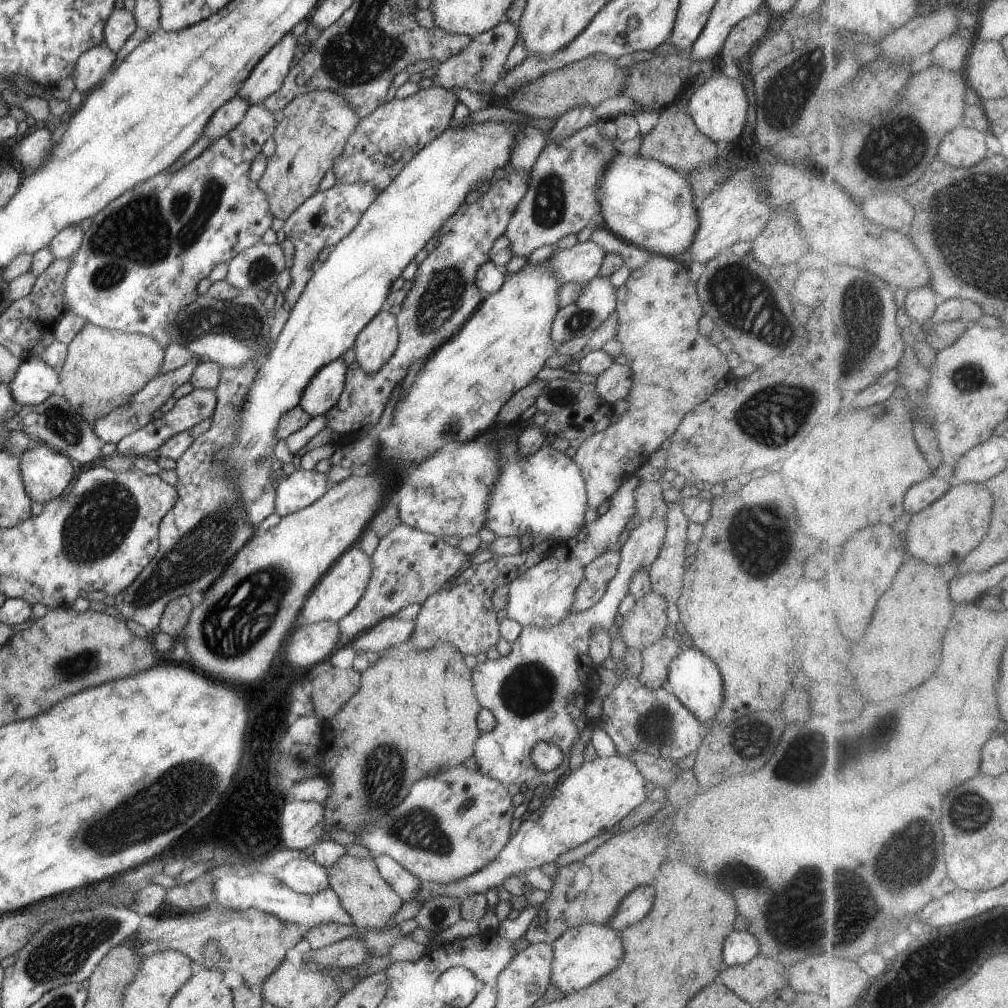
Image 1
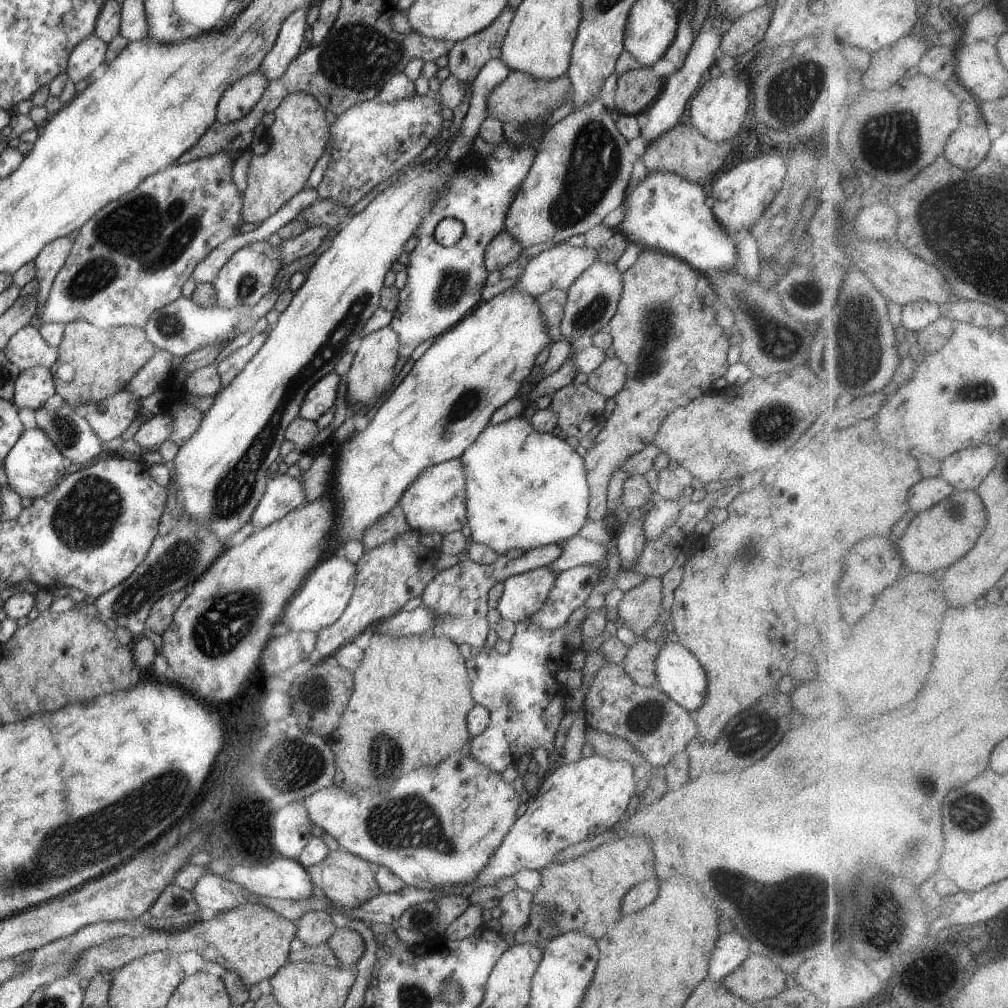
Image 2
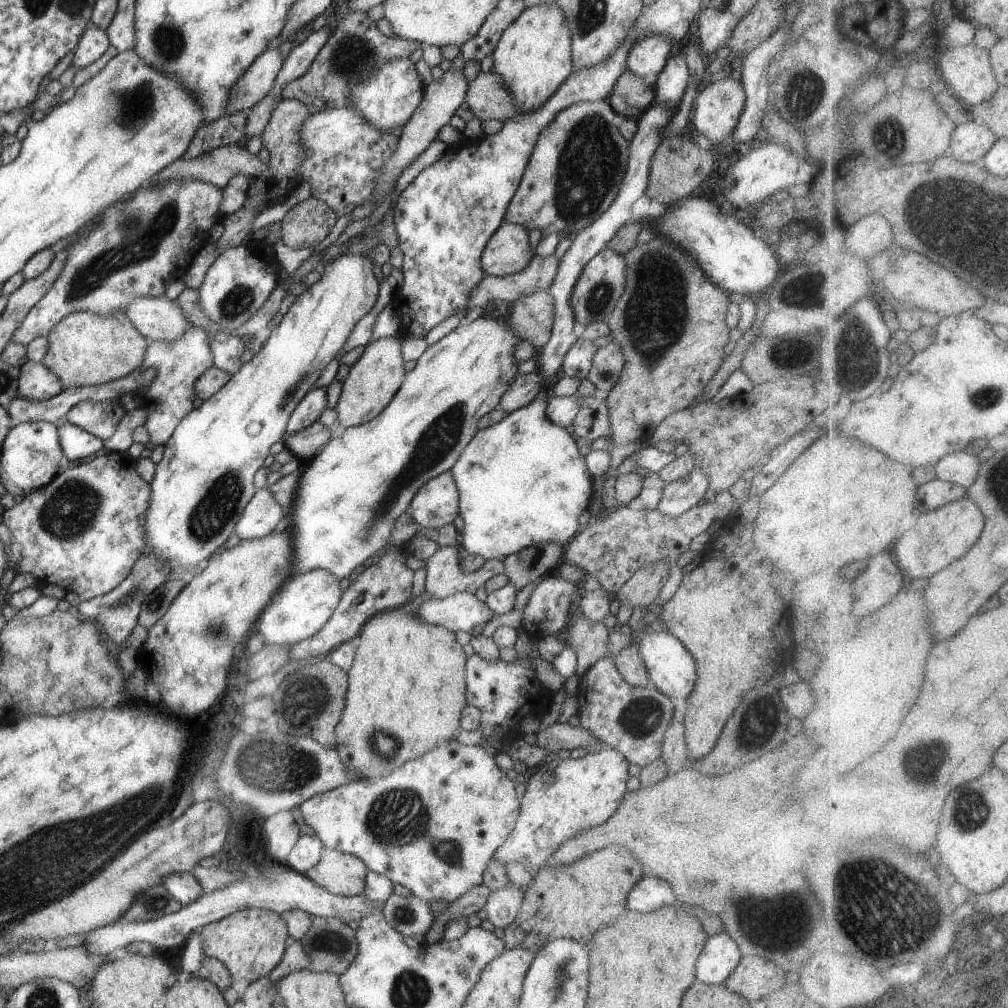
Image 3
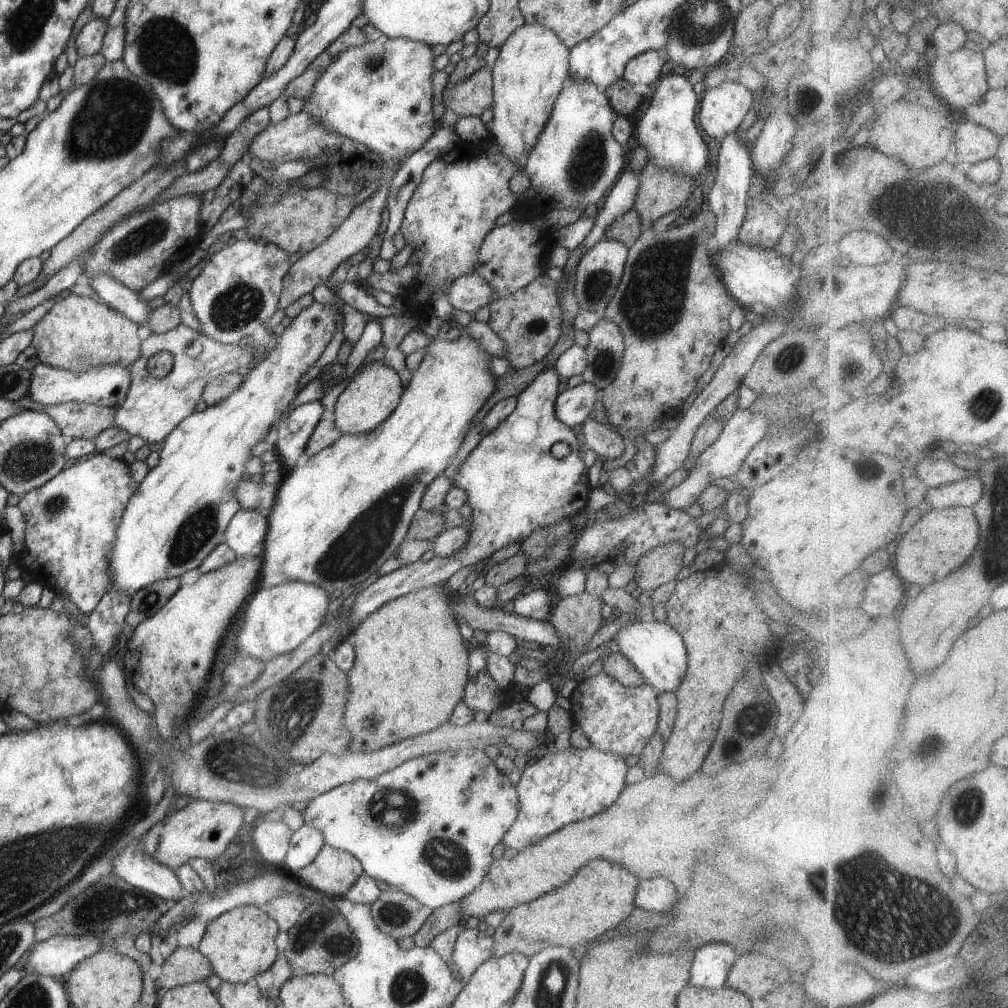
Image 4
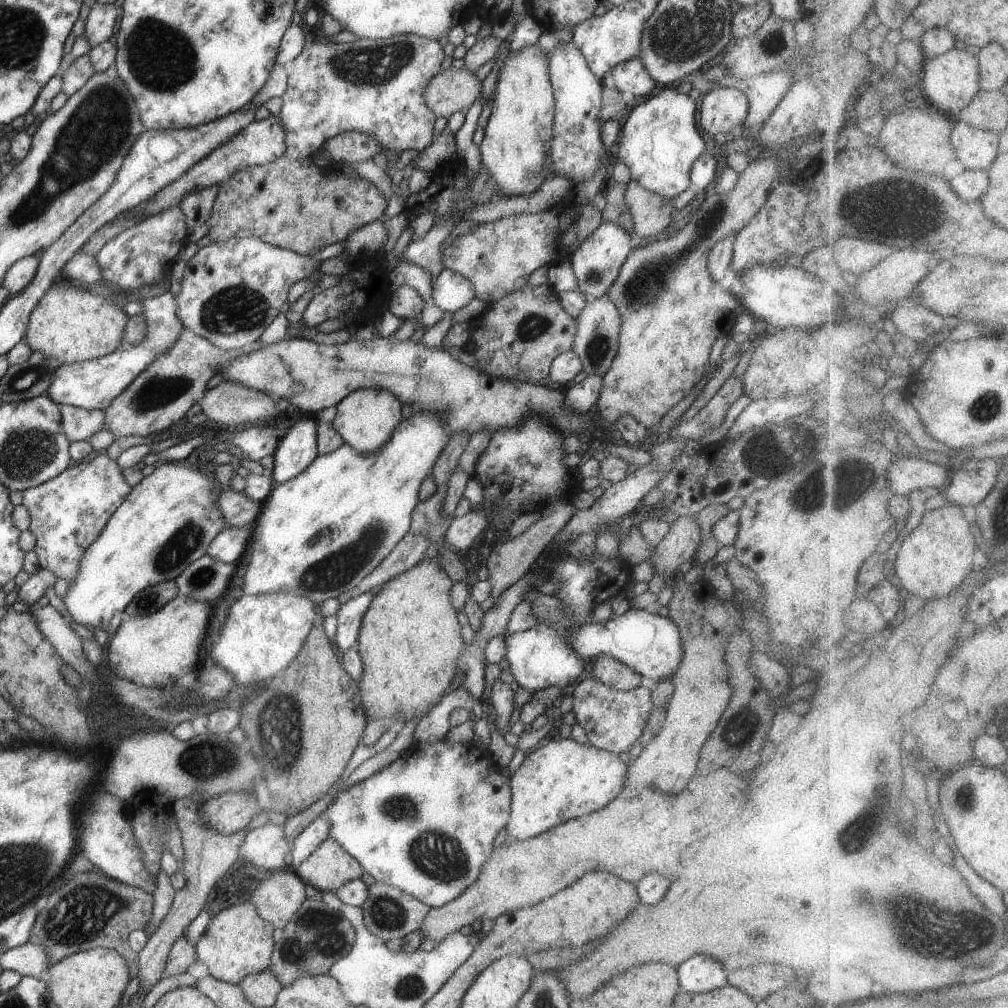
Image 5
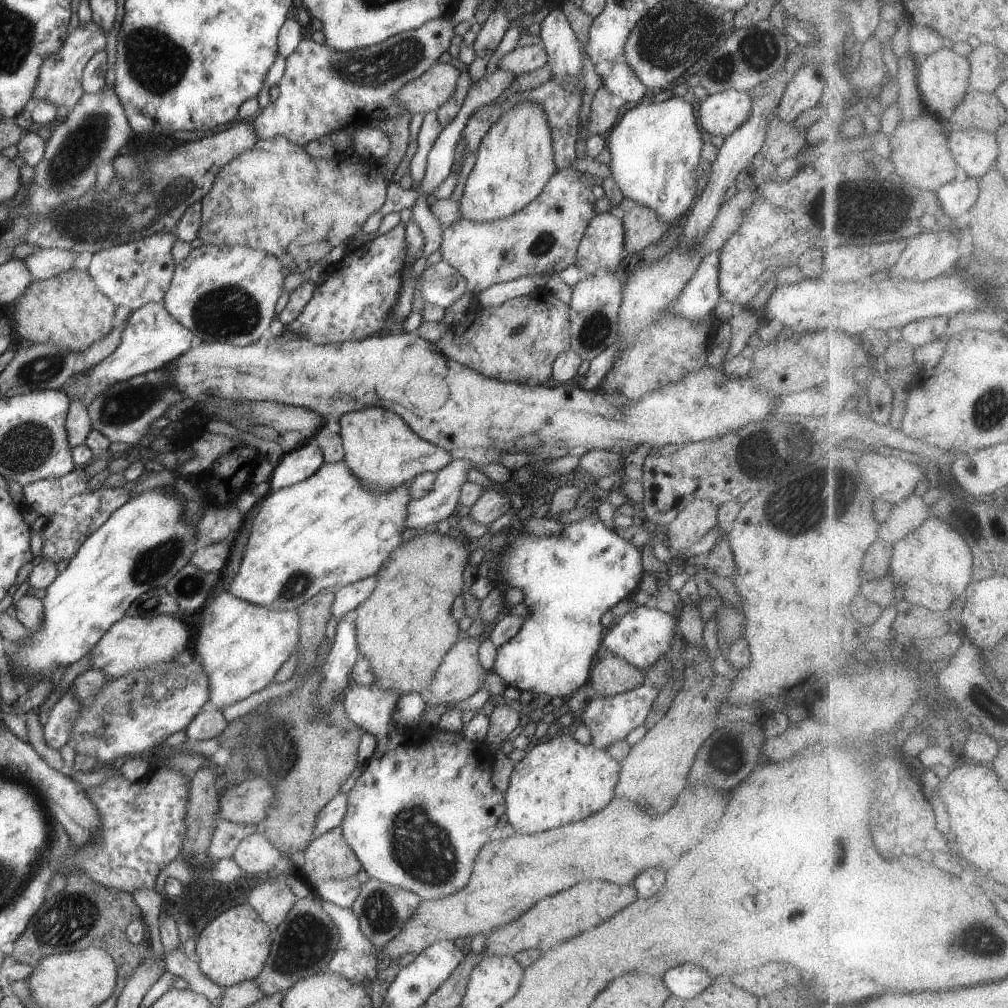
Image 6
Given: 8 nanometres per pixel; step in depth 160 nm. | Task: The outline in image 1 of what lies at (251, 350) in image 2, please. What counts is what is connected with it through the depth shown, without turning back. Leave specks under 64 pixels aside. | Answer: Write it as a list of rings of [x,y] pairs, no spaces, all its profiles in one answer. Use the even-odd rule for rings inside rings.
[[[354,182],[354,184],[336,184],[328,190],[319,190],[313,196],[310,196],[298,209],[290,214],[290,217],[284,223],[282,229],[286,238],[294,245],[294,264],[289,272],[292,278],[292,284],[288,286],[288,290],[283,294],[283,303],[274,309],[275,315],[270,319],[270,332],[268,332],[268,342],[275,342],[278,334],[282,331],[290,310],[294,308],[294,304],[298,302],[300,294],[306,288],[308,280],[312,275],[312,260],[317,258],[326,248],[326,246],[334,247],[344,236],[350,234],[354,230],[354,226],[358,224],[360,216],[364,210],[378,196],[379,192],[374,188],[374,184],[364,184],[364,182]],[[246,362],[242,368],[223,368],[220,370],[220,381],[216,392],[217,406],[212,414],[212,426],[204,434],[196,437],[196,440],[188,446],[188,450],[176,460],[175,472],[178,482],[174,484],[178,492],[178,500],[170,511],[162,518],[159,525],[159,548],[158,553],[150,560],[150,564],[138,574],[138,578],[126,586],[120,594],[116,594],[114,606],[126,620],[132,620],[143,626],[148,632],[152,632],[162,618],[162,612],[166,609],[166,604],[178,598],[178,596],[192,594],[192,592],[206,592],[210,584],[222,576],[227,564],[234,558],[236,552],[253,538],[256,528],[246,524],[246,514],[242,512],[242,506],[238,502],[238,492],[236,488],[226,482],[222,476],[223,470],[212,462],[212,458],[218,454],[218,450],[226,444],[232,442],[234,426],[238,424],[238,410],[242,410],[242,402],[246,398],[246,388],[254,383],[254,378],[259,368],[256,362]]]

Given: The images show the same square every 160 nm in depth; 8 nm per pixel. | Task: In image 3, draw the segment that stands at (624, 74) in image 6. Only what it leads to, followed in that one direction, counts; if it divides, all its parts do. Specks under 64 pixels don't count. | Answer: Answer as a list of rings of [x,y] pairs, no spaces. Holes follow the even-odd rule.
[[[642,36],[636,46],[628,52],[628,69],[636,76],[644,78],[648,74],[658,75],[668,62],[668,54],[674,45],[664,36]]]

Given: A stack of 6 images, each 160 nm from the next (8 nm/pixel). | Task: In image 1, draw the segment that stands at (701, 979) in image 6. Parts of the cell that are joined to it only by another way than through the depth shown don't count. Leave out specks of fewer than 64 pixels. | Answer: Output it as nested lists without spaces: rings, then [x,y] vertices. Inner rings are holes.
[[[732,932],[723,942],[722,956],[727,966],[750,962],[760,954],[760,941],[751,932]]]

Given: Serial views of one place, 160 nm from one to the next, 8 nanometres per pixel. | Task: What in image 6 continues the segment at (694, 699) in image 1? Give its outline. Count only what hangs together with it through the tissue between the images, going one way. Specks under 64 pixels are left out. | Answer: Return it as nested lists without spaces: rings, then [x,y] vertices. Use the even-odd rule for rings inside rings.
[[[653,604],[634,605],[617,624],[612,623],[612,626],[606,629],[601,643],[606,646],[609,654],[614,654],[646,672],[660,659],[670,658],[677,628],[678,622],[670,613],[657,609]]]

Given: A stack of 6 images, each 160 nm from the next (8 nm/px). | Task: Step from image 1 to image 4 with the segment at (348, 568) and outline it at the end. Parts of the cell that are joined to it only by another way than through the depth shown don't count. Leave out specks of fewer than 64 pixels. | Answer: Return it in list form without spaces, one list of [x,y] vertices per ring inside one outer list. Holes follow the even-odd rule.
[[[290,581],[270,588],[258,588],[251,595],[244,606],[244,624],[237,635],[238,654],[250,655],[263,660],[265,664],[271,661],[276,655],[285,655],[300,646],[326,618],[328,608],[333,605],[331,594],[322,587],[309,582]]]

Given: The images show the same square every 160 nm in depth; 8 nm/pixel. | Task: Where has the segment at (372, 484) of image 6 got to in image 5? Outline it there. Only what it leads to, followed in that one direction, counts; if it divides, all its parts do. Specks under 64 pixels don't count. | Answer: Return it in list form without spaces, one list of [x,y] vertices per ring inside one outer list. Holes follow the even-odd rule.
[[[358,389],[345,396],[337,405],[337,412],[331,422],[347,445],[357,453],[375,453],[390,440],[392,433],[402,420],[402,402],[384,389]]]

